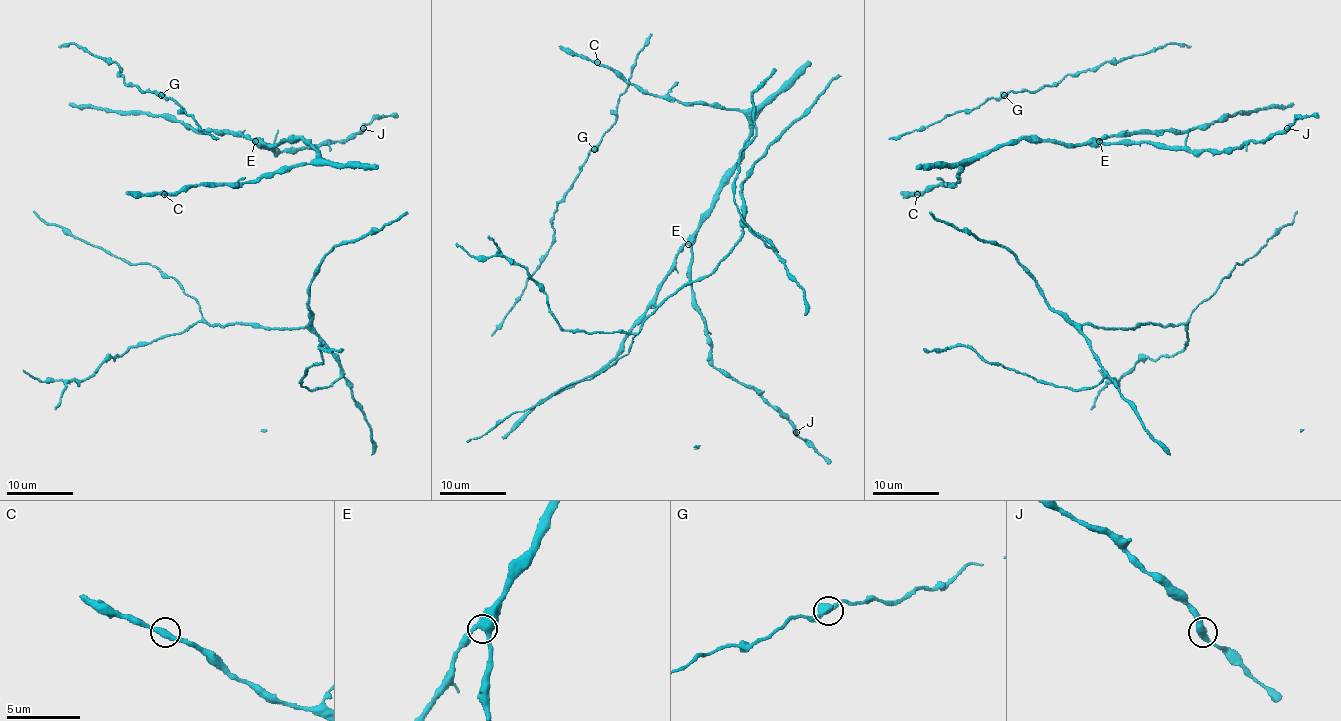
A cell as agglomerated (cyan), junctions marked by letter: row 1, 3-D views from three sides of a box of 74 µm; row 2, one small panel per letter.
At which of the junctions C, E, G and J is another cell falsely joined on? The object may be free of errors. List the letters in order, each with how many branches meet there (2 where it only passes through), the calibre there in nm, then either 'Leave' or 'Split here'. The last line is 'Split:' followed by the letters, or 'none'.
C: Branches: 2. Thickness 420 nm. Leave
E: Branches: 3. Thickness 440 nm. Leave
G: Branches: 2. Thickness 480 nm. Leave
J: Branches: 2. Thickness 440 nm. Leave
Split: none

